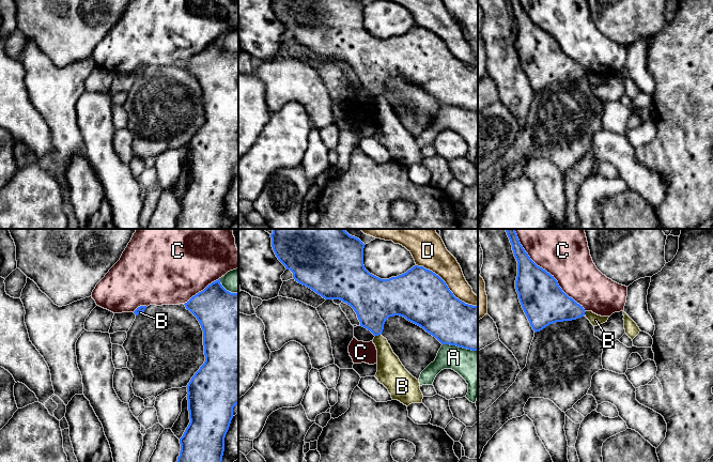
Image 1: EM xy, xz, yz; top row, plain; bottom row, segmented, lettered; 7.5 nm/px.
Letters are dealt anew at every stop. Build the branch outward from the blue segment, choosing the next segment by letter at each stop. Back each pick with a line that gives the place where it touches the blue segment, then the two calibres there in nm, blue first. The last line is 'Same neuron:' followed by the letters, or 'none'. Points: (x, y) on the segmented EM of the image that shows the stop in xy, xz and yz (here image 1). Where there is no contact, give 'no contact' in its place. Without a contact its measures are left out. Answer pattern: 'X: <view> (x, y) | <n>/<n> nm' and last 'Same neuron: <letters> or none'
Same neuron: none

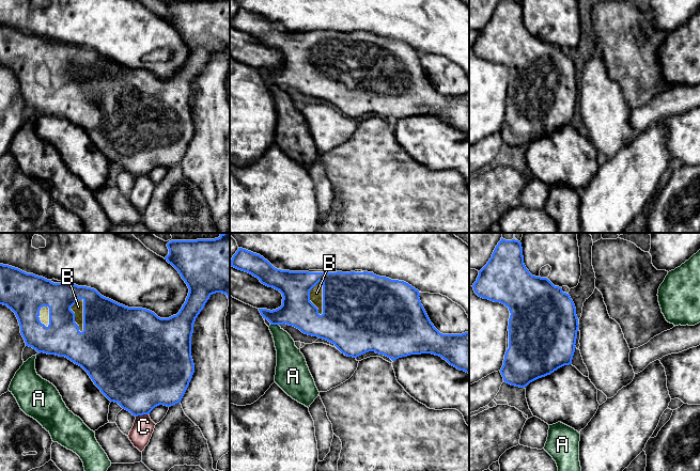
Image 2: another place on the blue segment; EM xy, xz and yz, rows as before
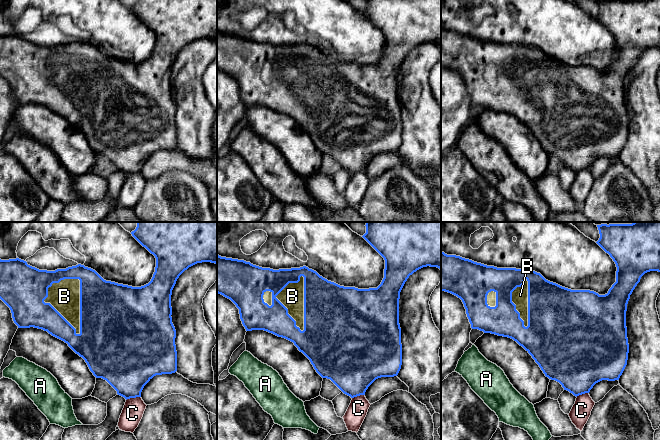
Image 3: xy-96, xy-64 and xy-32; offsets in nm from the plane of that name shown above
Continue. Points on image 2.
B: xy (83, 315) | 440/80 nm
Same neuron: B

